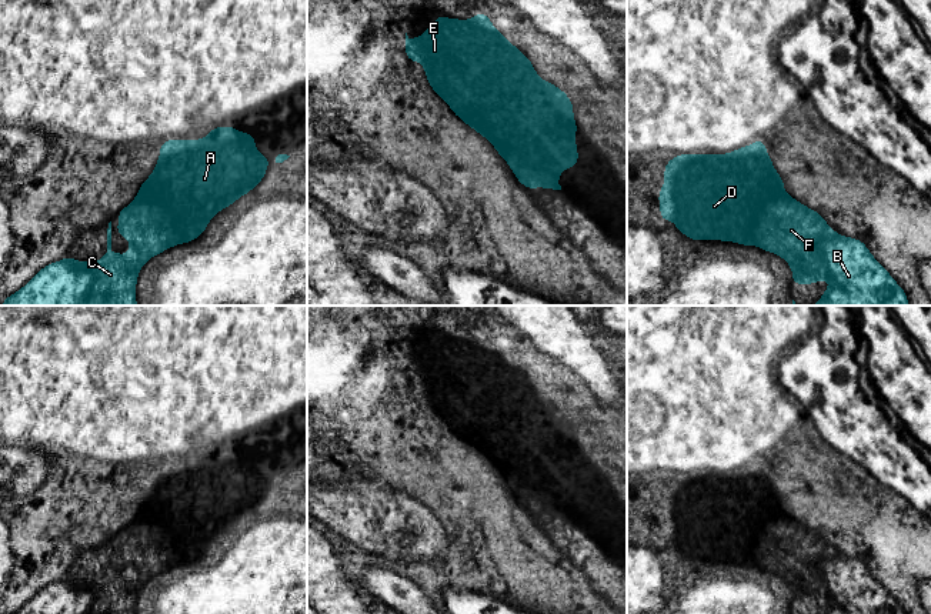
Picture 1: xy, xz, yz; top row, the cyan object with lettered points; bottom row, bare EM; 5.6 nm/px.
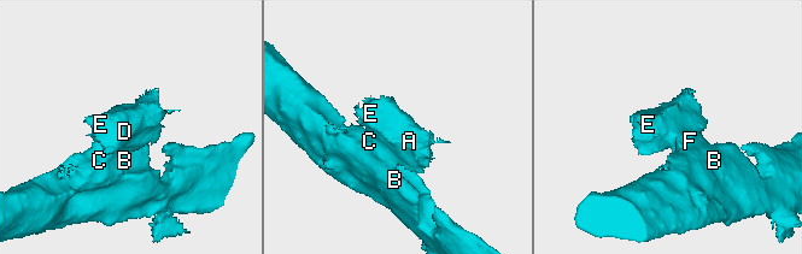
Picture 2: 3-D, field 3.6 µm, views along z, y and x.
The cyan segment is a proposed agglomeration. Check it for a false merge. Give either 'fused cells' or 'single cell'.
fused cells

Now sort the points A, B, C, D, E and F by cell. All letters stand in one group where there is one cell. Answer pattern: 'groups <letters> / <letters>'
groups A D E / B C F

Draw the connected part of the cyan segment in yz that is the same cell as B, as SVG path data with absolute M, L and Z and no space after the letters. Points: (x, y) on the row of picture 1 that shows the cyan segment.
M771 186L758 191L757 218L747 227L747 234L754 246L781 256L791 266L794 274L791 284L814 284L818 280L831 281L821 300L812 306L910 306L902 287L872 257L862 241L837 234L821 214L794 200L782 187Z

